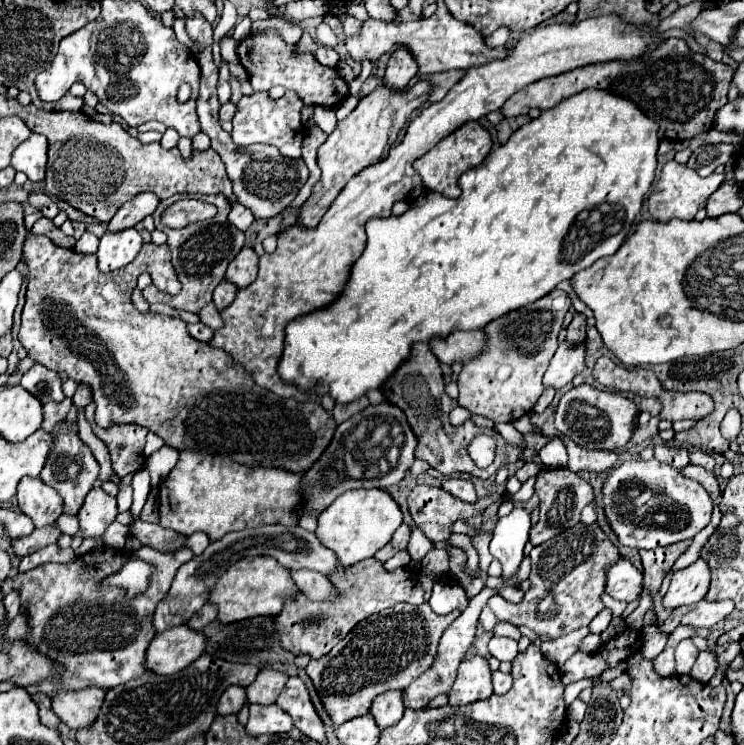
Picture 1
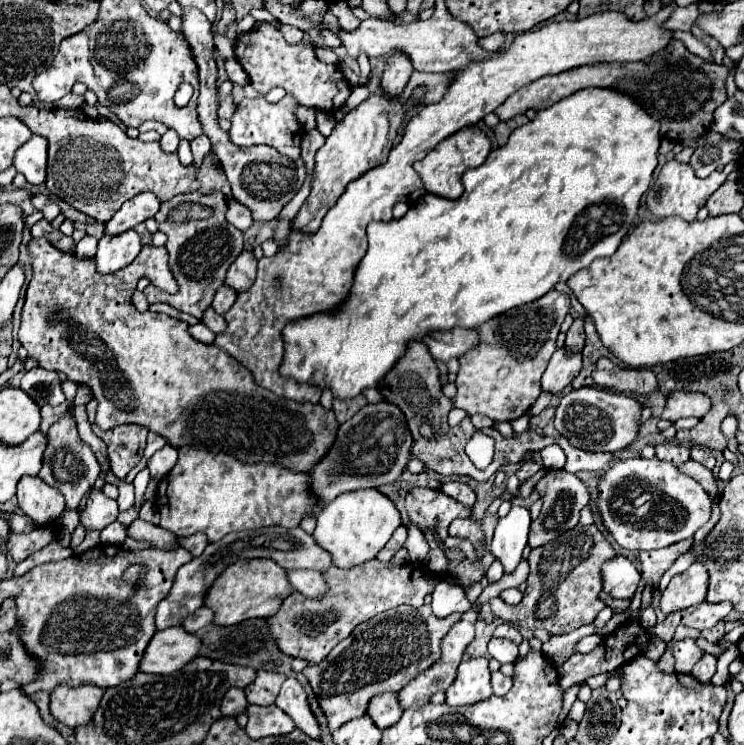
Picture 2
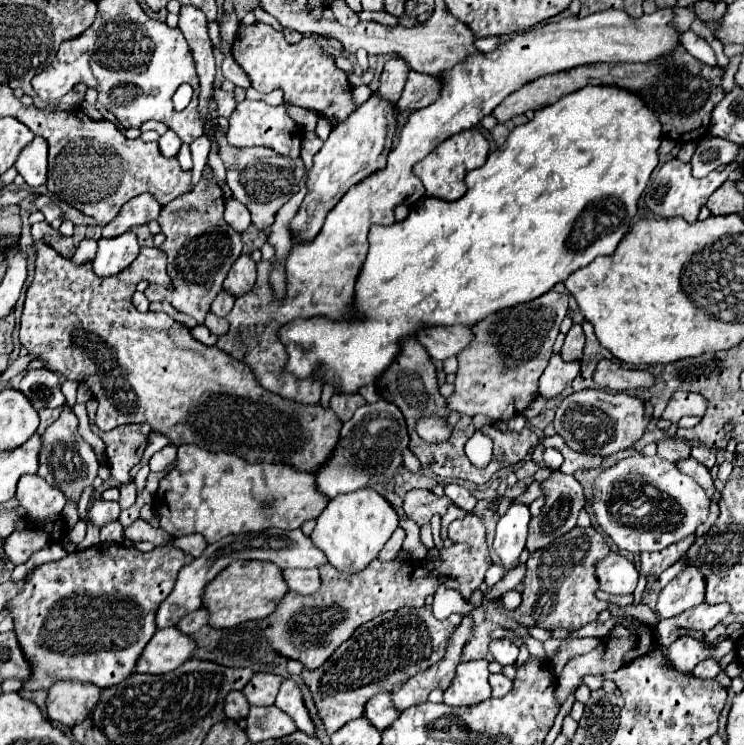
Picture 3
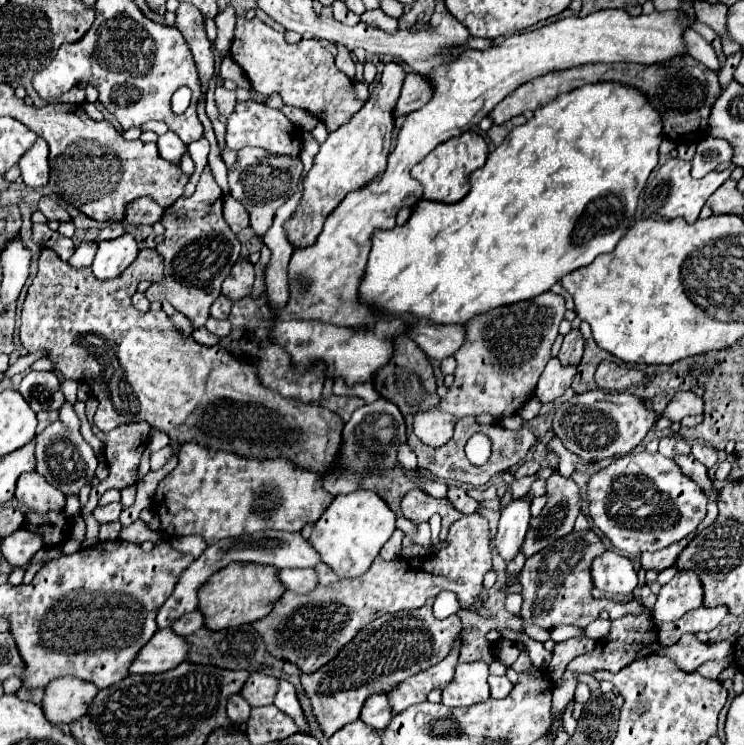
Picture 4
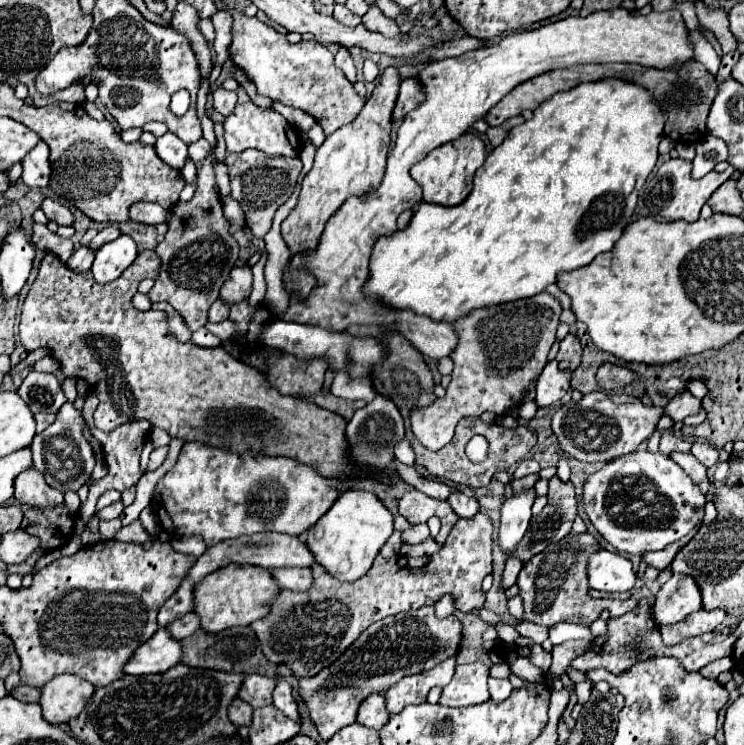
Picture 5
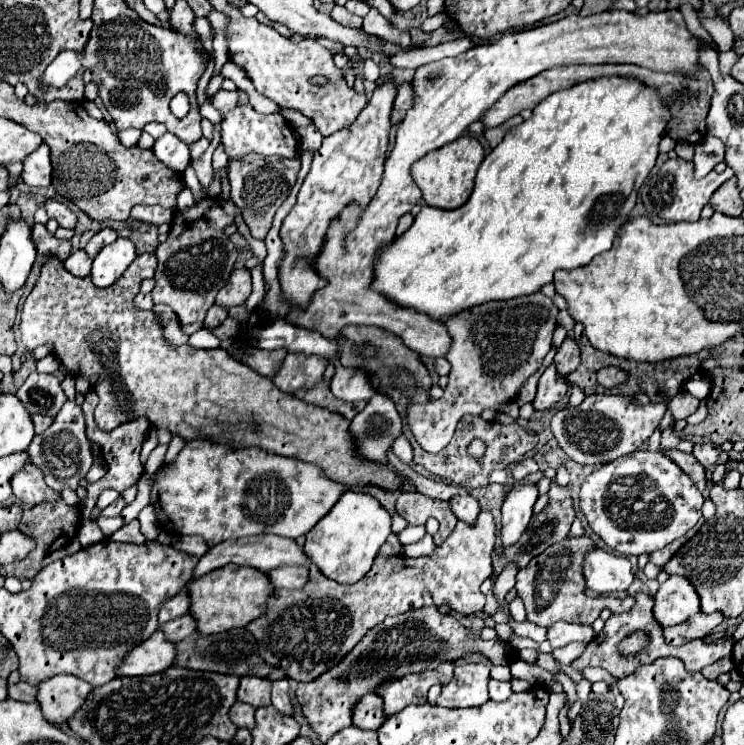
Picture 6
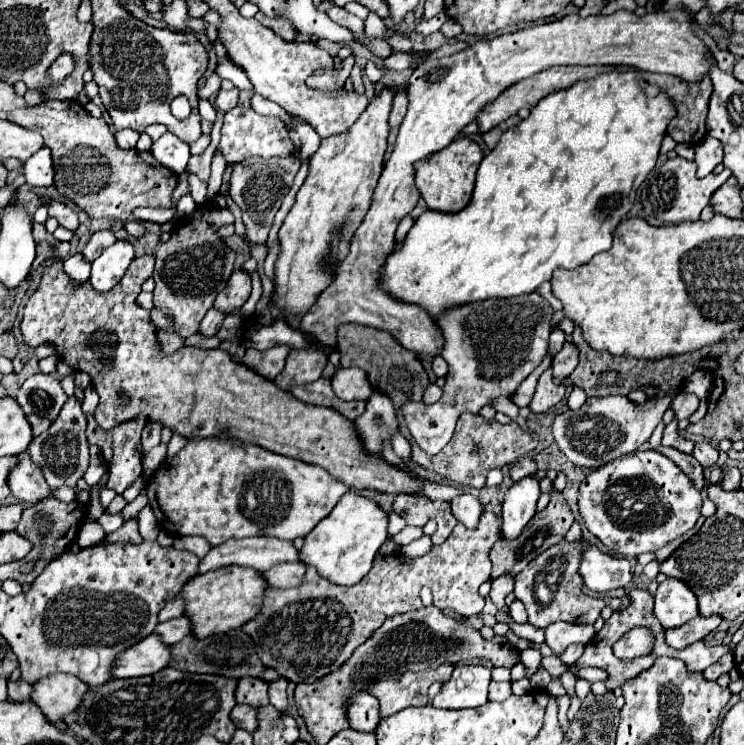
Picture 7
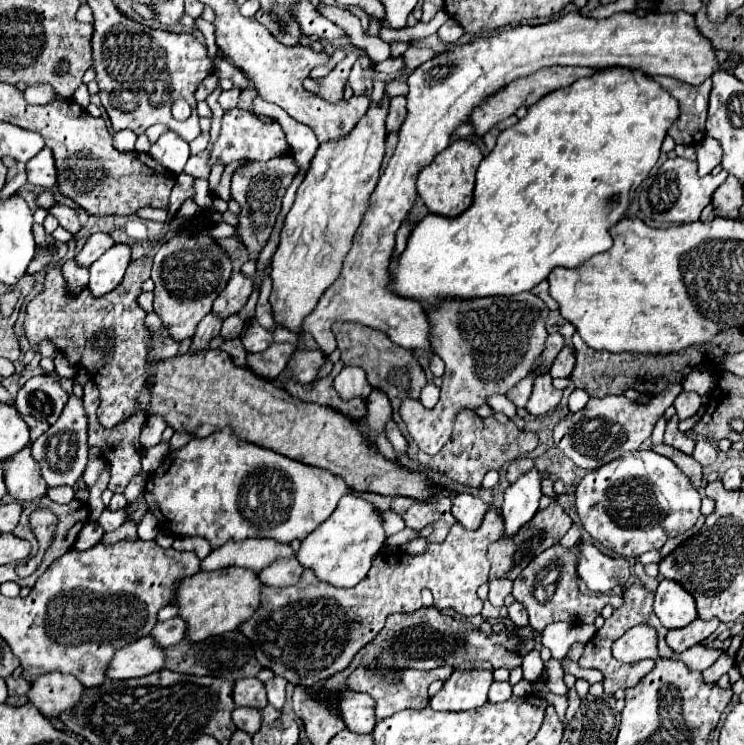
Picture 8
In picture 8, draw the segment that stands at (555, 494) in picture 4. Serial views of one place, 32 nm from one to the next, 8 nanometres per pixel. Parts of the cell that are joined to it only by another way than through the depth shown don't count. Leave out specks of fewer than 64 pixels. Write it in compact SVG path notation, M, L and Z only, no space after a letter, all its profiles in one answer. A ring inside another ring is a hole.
M554 500L546 510L538 510L536 516L526 522L526 526L522 526L522 530L518 534L514 534L514 538L506 538L502 536L498 542L492 542L488 546L488 560L492 564L490 568L490 580L494 578L508 578L508 580L516 580L518 574L534 560L534 556L542 554L546 548L554 546L560 542L560 538L570 530L572 526L572 520L570 516L566 514L566 510Z

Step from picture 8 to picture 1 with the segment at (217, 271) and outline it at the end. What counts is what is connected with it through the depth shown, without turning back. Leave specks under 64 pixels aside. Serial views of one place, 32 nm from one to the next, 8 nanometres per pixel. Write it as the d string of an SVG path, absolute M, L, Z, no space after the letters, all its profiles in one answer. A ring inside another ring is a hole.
M178 193L174 196L160 201L158 210L154 212L154 222L156 222L156 228L162 230L166 236L168 236L168 248L172 252L172 266L178 274L178 280L182 284L182 290L180 294L176 296L170 296L170 294L164 294L160 292L156 286L148 286L142 290L144 298L154 304L154 302L164 302L172 308L178 308L178 310L186 310L186 312L192 312L192 314L198 314L210 300L212 300L212 292L214 288L218 286L218 282L224 280L224 274L226 274L226 268L228 264L236 258L236 254L242 250L244 246L244 232L238 230L236 226L232 226L228 222L228 212L230 212L230 202L226 200L224 194L187 194ZM181 196L185 198L193 198L201 200L202 202L208 202L208 204L214 204L218 208L218 214L210 220L204 220L204 222L194 222L194 224L188 224L186 228L180 228L180 230L172 230L168 226L164 226L160 222L160 216L171 205L180 199Z

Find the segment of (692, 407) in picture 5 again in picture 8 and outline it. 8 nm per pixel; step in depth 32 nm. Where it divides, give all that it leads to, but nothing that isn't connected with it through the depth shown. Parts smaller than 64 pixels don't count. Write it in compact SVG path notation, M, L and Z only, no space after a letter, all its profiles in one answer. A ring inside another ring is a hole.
M682 392L676 400L674 400L674 408L676 408L676 414L680 420L684 418L690 418L698 412L700 408L700 396L694 394L694 392Z

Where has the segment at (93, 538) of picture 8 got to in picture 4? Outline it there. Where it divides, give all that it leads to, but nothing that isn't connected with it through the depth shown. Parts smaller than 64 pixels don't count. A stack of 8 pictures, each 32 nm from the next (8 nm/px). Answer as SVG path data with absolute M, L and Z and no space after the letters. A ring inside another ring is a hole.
M90 396L90 398L86 400L86 418L88 418L88 422L92 424L92 432L104 442L104 458L106 458L106 464L108 464L110 474L108 474L106 480L100 480L100 484L92 486L92 490L90 490L90 498L88 498L86 506L82 508L82 516L90 516L90 514L92 514L94 506L98 504L100 496L102 496L106 490L110 490L110 488L122 490L122 488L126 488L126 486L136 484L136 480L138 480L138 464L140 464L140 456L142 456L142 452L144 452L144 448L146 448L146 444L148 444L148 436L150 436L150 424L148 424L148 422L122 424L122 426L114 428L112 432L108 432L108 436L104 436L104 432L98 430L98 428L94 426L94 422L92 422L92 416L94 416L94 412L96 412L96 406L98 406L98 400L96 400L94 396Z

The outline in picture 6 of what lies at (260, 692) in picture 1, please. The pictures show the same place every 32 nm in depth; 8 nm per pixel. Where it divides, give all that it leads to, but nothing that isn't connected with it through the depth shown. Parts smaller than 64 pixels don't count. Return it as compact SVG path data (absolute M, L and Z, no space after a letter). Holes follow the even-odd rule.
M244 676L240 678L236 696L238 696L238 702L246 702L246 704L252 704L254 708L260 708L270 704L270 688L272 688L272 682L268 678Z

